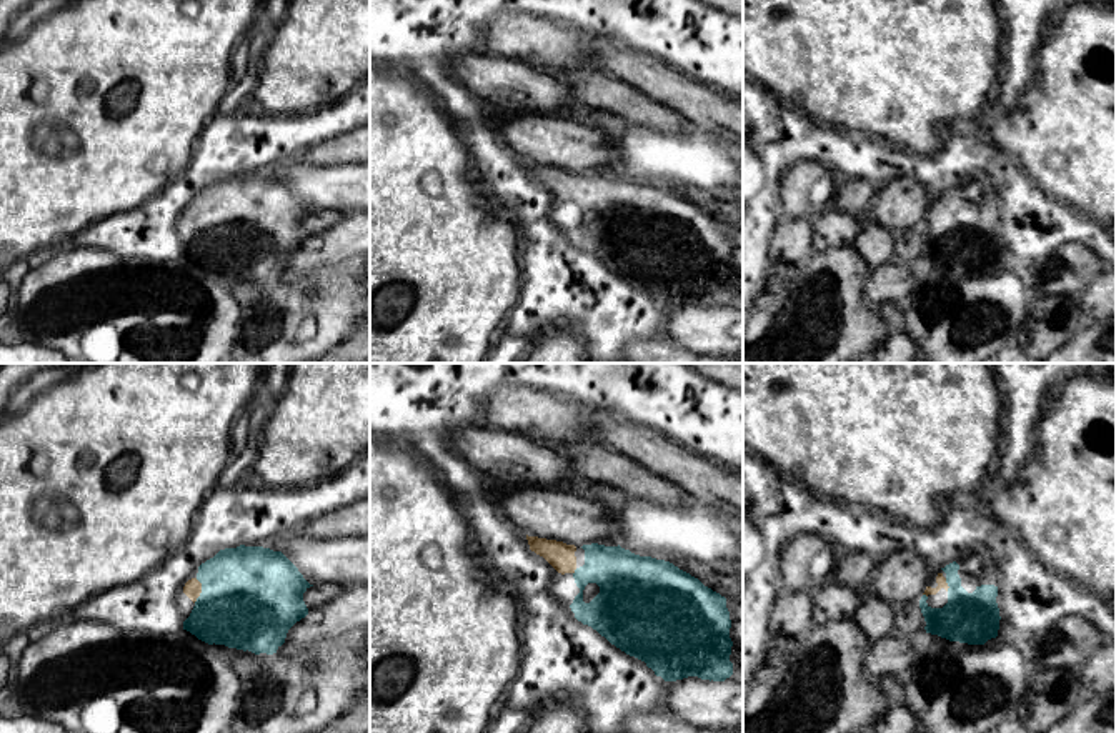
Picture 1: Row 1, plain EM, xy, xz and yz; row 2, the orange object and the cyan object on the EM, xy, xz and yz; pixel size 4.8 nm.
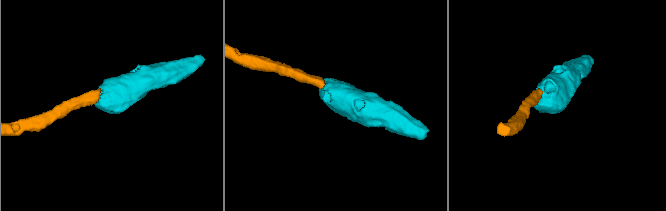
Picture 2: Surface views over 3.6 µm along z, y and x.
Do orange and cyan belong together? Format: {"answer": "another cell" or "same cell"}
{"answer": "same cell"}

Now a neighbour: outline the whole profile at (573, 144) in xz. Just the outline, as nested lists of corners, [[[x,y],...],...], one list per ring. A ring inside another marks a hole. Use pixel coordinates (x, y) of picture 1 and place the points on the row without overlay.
[[[495,113],[501,138],[528,163],[566,172],[618,173],[621,153],[588,117]]]

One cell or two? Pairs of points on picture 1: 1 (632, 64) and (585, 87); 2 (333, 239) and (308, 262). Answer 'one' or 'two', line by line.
1: two
2: one

